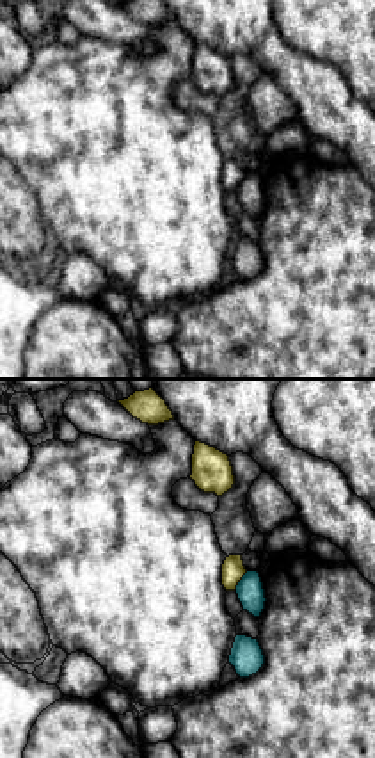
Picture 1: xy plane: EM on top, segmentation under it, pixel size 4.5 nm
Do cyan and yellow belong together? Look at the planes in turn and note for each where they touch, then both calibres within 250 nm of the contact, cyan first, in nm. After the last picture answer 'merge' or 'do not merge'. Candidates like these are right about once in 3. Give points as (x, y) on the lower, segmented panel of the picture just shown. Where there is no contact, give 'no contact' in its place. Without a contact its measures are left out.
contact (240, 580); calibres 120 and 100 nm

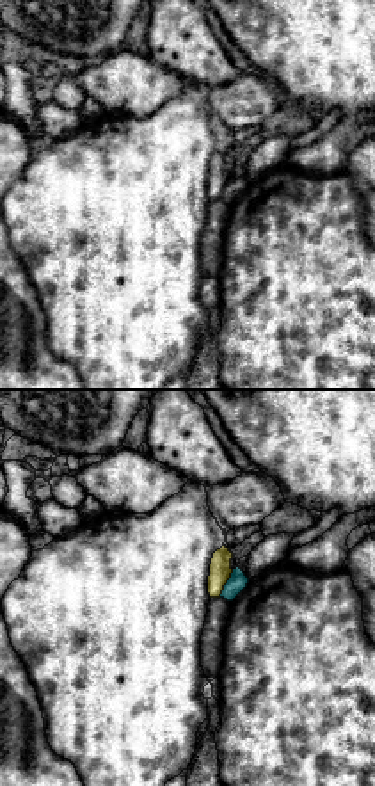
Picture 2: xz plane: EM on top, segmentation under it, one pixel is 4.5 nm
contact (226, 584); calibres 80 and 100 nm

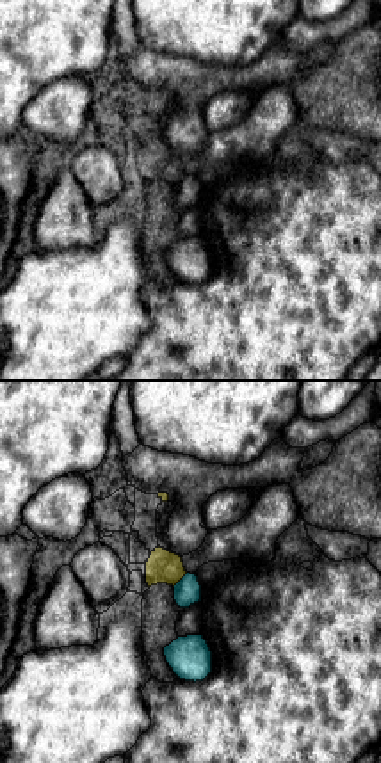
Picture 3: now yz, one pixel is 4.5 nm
contact (182, 578); calibres 120 and 150 nm

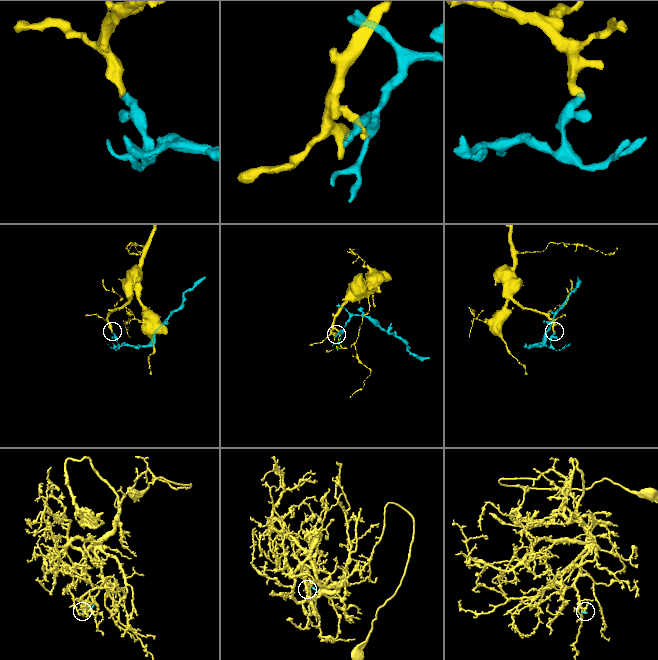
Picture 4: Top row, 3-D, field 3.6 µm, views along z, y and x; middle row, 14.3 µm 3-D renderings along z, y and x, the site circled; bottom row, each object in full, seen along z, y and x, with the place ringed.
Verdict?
do not merge

